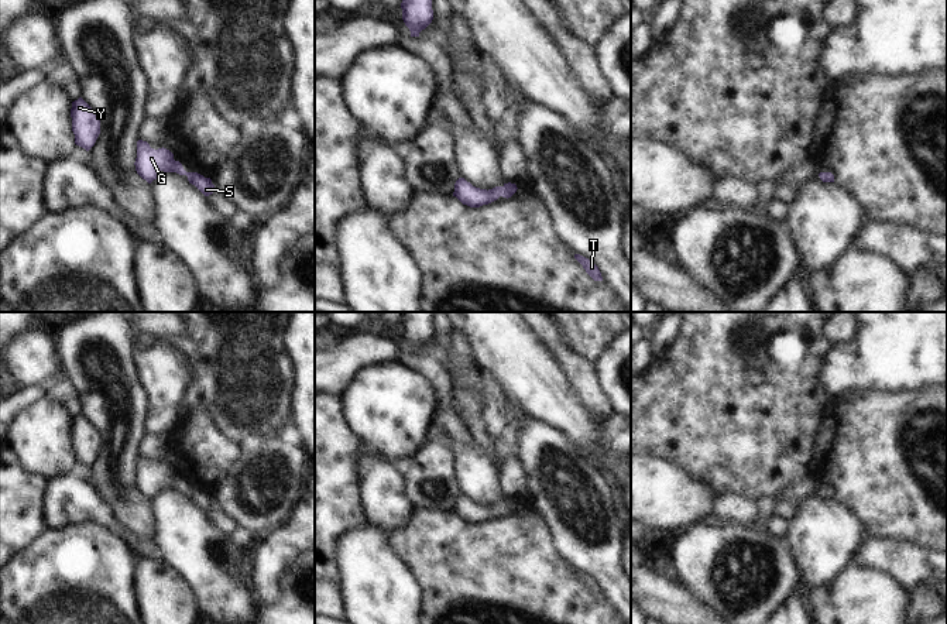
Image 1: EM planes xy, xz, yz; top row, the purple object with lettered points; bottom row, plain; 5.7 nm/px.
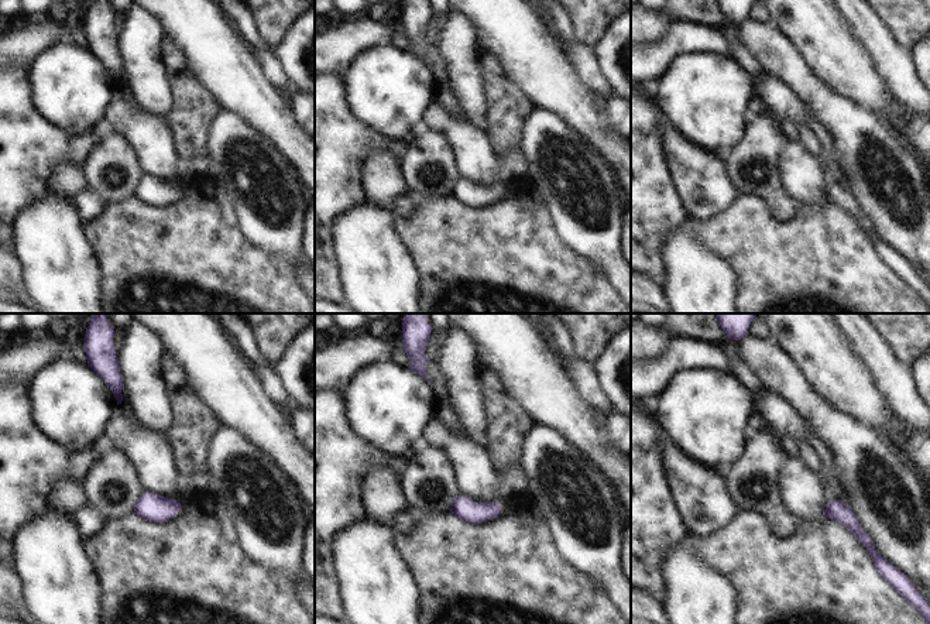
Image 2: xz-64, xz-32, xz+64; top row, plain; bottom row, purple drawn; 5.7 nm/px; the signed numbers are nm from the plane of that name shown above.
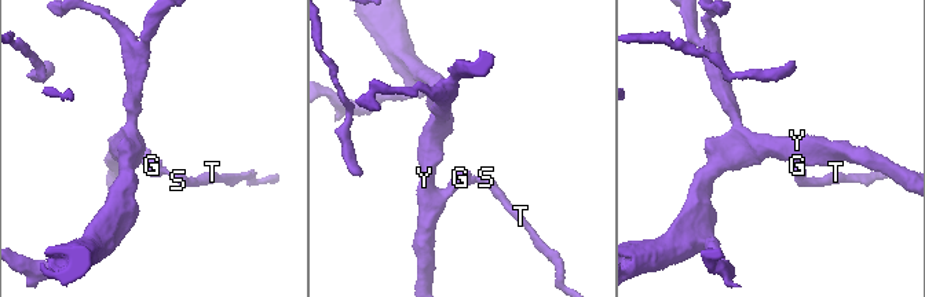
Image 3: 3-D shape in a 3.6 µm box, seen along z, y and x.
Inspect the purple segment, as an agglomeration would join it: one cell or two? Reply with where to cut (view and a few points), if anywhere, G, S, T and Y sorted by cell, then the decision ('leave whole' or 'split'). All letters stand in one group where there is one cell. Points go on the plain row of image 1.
cut none; groups G S T Y; leave whole

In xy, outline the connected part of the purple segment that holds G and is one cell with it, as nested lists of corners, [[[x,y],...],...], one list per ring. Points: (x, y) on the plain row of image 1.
[[[137,457],[137,474],[135,474],[137,490],[151,500],[159,493],[159,488],[176,488],[186,491],[189,500],[195,501],[205,512],[212,511],[216,504],[210,494],[205,494],[198,488],[186,488],[179,477],[174,476],[174,470],[167,464],[154,466],[147,457]]]

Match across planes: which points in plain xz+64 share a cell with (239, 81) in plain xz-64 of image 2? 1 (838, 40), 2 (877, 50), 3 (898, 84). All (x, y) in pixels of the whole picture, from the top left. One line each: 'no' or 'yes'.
1: yes
2: no
3: no

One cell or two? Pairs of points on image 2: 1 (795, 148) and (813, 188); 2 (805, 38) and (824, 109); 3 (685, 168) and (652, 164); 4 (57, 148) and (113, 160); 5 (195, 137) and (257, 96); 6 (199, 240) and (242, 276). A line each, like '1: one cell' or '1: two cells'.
1: one cell
2: two cells
3: two cells
4: two cells
5: two cells
6: one cell

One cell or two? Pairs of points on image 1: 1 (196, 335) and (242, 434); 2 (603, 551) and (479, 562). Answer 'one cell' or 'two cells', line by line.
1: one cell
2: two cells

